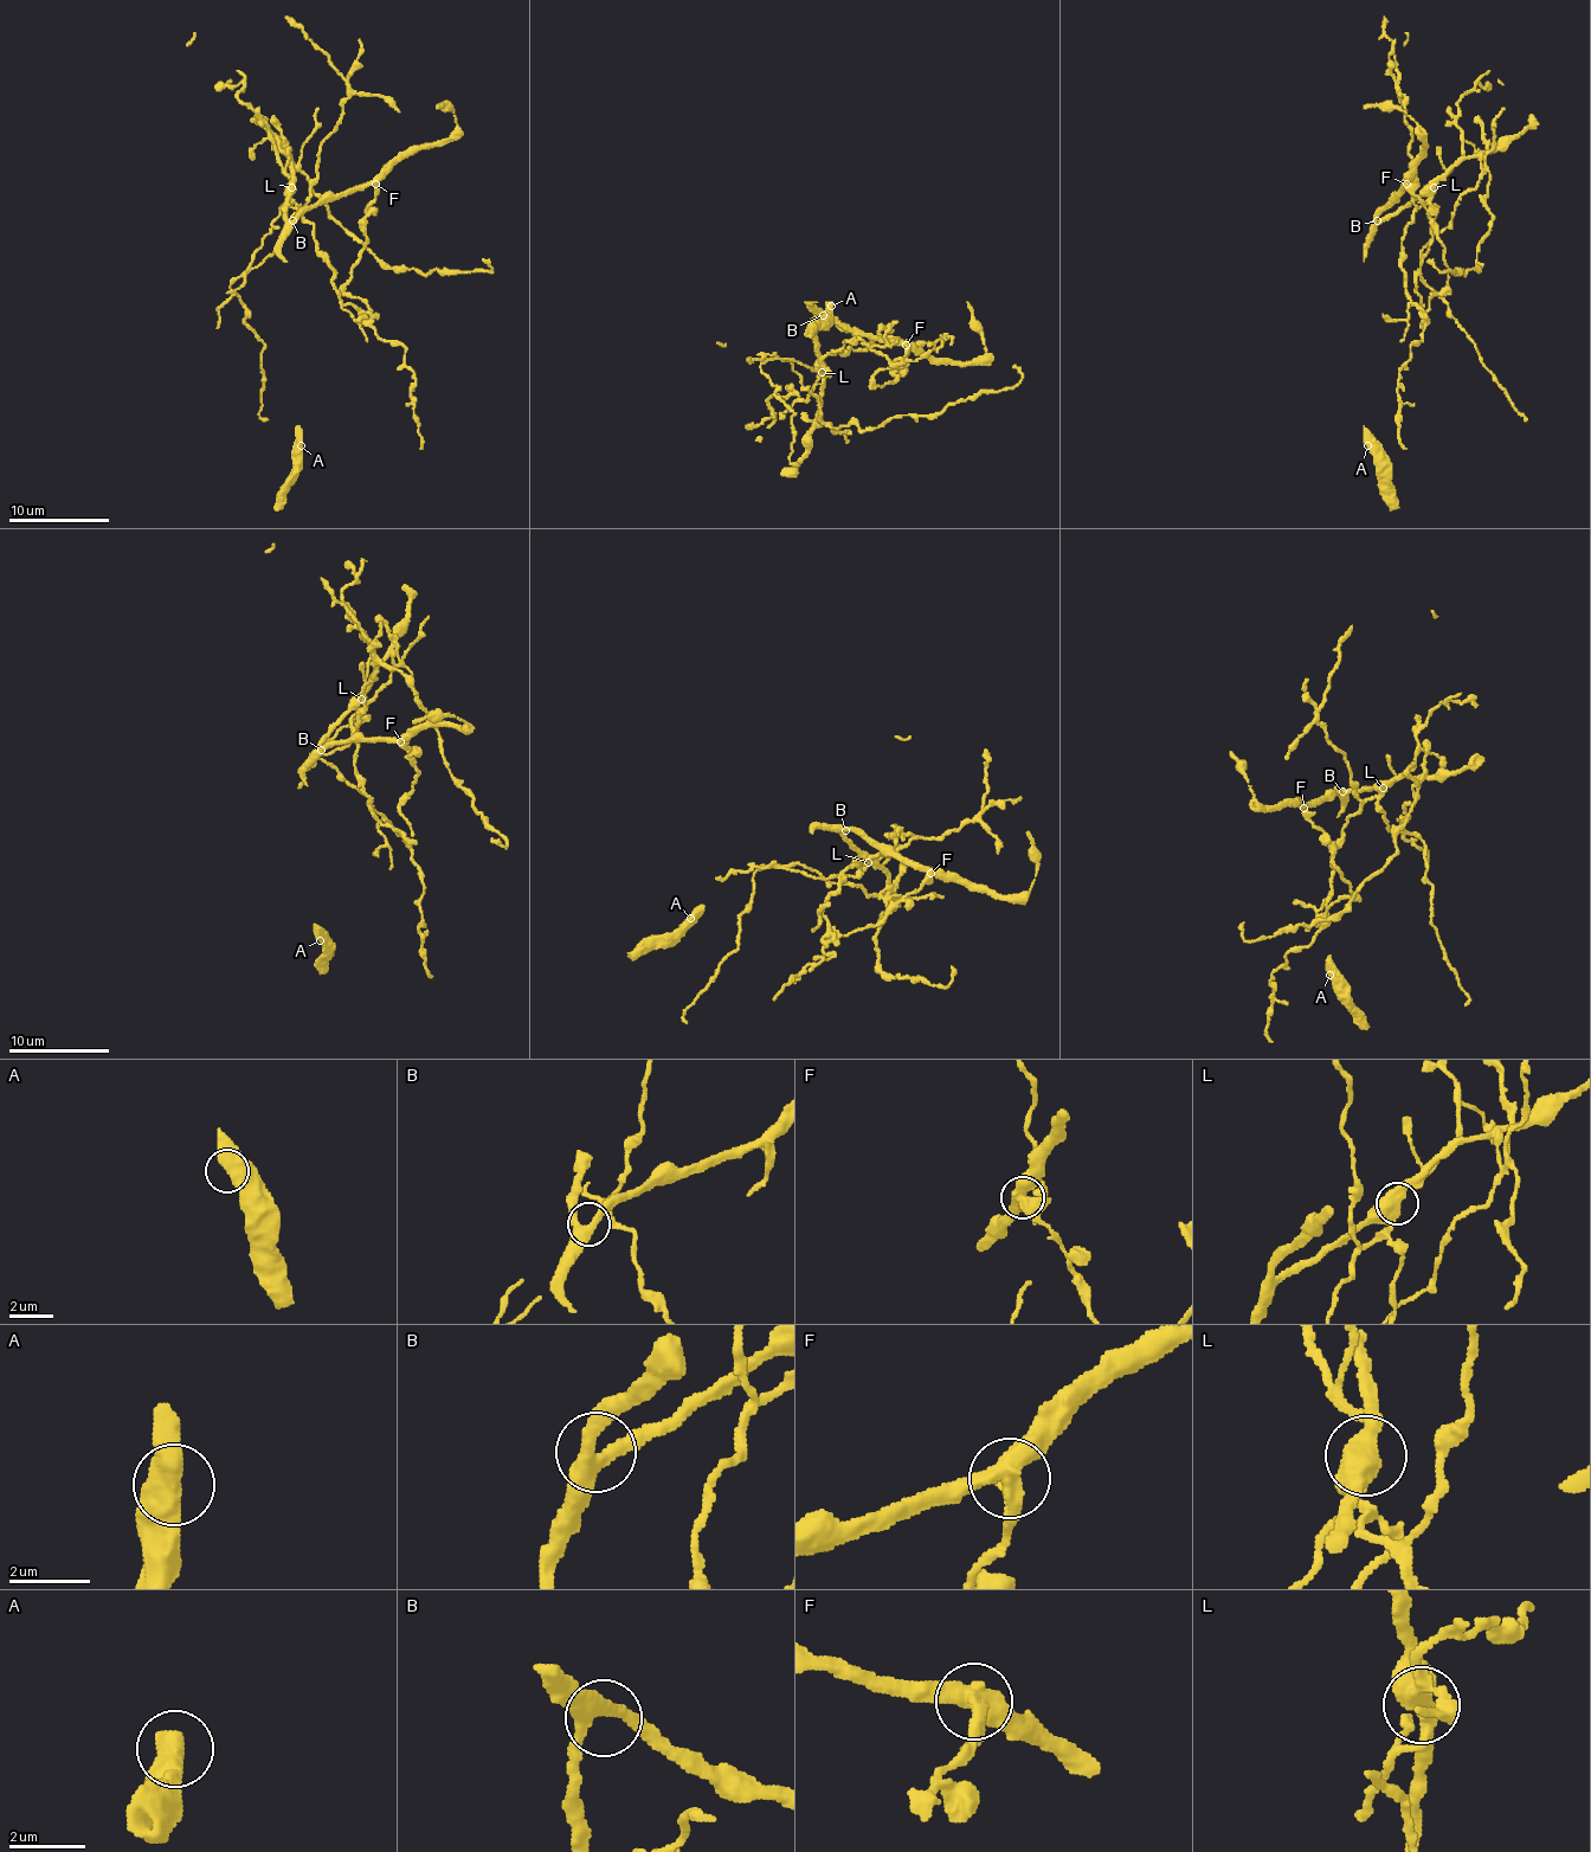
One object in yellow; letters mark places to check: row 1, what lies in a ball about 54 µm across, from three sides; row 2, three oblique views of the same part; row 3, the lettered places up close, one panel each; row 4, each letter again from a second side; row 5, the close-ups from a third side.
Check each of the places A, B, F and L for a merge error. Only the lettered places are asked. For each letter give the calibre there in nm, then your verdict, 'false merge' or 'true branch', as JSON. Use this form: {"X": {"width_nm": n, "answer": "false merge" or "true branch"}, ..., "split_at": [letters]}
{"A": {"width_nm": 550, "answer": "true branch"}, "B": {"width_nm": 340, "answer": "true branch"}, "F": {"width_nm": 460, "answer": "false merge"}, "L": {"width_nm": 500, "answer": "false merge"}, "split_at": ["F", "L"]}

